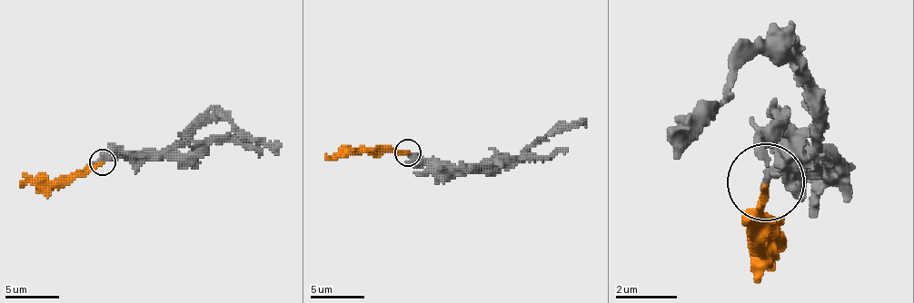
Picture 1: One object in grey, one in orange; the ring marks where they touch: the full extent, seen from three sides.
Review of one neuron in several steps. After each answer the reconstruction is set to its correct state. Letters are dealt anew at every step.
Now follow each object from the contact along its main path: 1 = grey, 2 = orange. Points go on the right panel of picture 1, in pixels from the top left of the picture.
1: (769, 184), (791, 161), (815, 161), (815, 92), (784, 61), (753, 53), (715, 107), (669, 138)
2: (769, 184), (761, 191), (761, 238), (784, 238), (769, 245)

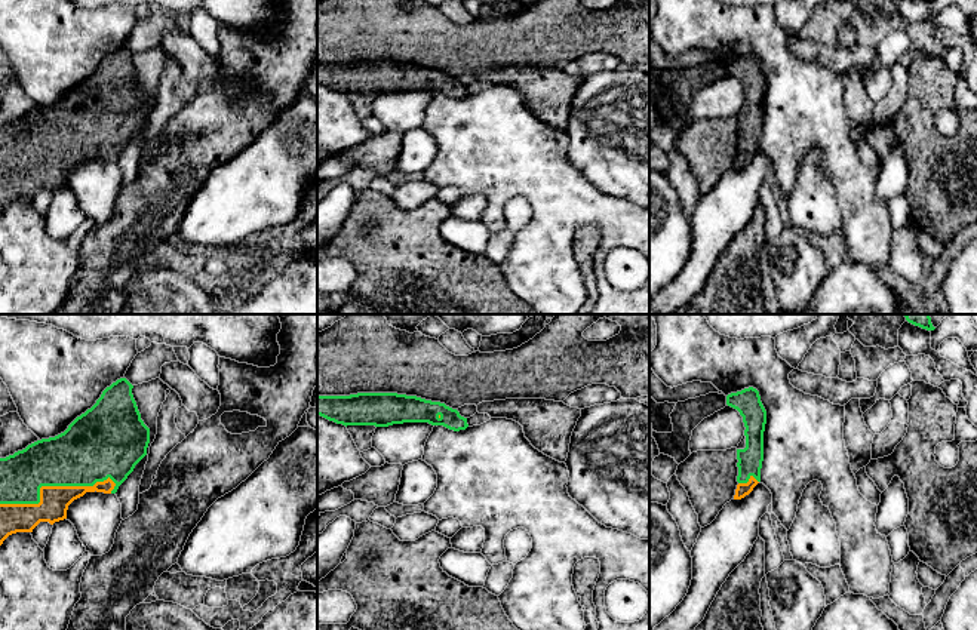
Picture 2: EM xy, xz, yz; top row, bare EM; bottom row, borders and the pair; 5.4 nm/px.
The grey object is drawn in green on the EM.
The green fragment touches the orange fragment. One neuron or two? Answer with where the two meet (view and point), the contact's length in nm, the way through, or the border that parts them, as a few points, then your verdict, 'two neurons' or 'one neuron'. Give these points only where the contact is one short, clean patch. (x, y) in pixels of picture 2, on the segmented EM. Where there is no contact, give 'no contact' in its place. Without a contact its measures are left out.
contact xy (52, 485); length 650 nm; one neuron

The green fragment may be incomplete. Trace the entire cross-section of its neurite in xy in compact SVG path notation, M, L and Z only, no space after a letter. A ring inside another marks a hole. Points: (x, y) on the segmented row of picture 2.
M126 378L117 379L64 433L0 458L0 546L12 534L33 532L40 522L67 519L68 505L86 492L117 492L150 443L150 428L141 420L132 388Z

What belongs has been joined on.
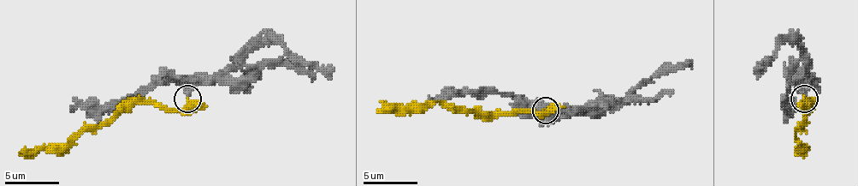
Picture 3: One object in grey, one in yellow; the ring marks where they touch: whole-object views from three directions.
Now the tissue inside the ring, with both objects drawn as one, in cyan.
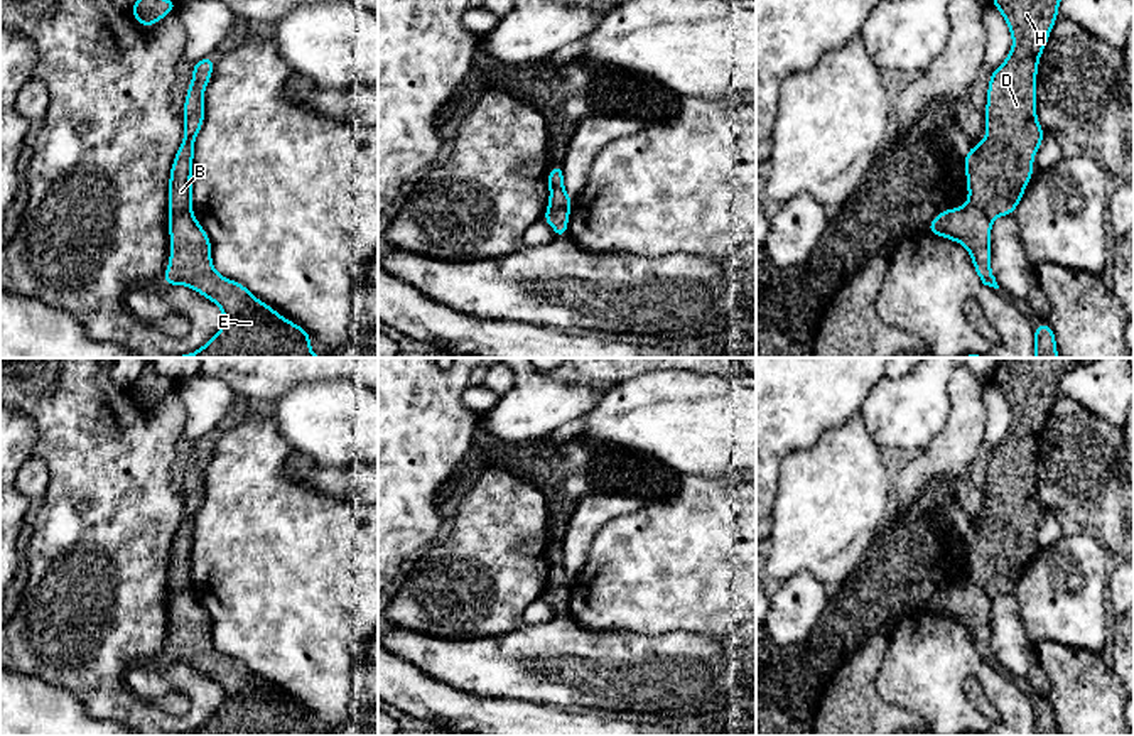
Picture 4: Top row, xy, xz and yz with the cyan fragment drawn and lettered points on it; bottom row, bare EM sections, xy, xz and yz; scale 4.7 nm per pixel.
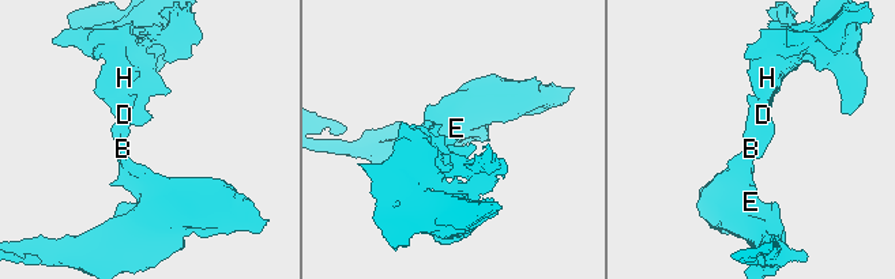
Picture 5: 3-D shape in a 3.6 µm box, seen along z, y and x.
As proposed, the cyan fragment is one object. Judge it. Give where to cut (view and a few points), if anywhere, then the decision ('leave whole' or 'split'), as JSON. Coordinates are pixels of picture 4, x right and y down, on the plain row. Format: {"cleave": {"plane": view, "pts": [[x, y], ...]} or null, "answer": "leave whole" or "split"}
{"cleave": {"plane": "yz", "pts": [[969, 578], [991, 598]]}, "answer": "split"}

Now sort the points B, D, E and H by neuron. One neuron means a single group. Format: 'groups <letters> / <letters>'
groups B D H / E

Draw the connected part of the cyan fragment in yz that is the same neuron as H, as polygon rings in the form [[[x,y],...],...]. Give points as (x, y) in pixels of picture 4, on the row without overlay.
[[[999,358],[991,380],[1002,392],[1012,414],[1012,427],[1006,439],[992,447],[987,466],[986,517],[972,523],[964,537],[969,579],[991,598],[1014,593],[1033,555],[1033,538],[1045,508],[1036,495],[1038,441],[1056,400],[1058,383],[1065,371],[1100,358]]]

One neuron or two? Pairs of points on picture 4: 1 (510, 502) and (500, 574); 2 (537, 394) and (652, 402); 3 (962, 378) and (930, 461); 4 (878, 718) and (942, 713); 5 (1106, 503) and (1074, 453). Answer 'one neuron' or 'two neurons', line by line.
1: one neuron
2: two neurons
3: one neuron
4: two neurons
5: one neuron

